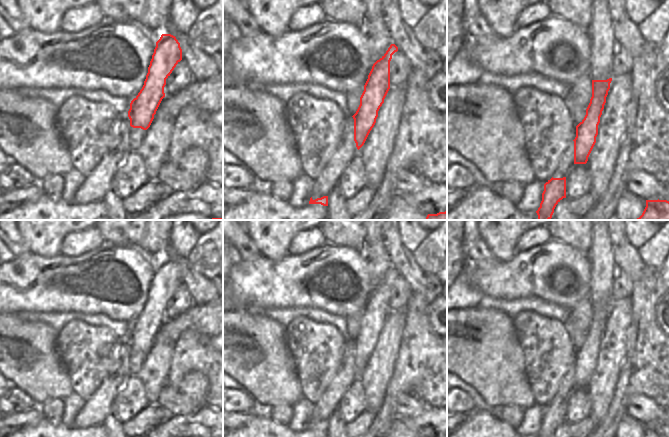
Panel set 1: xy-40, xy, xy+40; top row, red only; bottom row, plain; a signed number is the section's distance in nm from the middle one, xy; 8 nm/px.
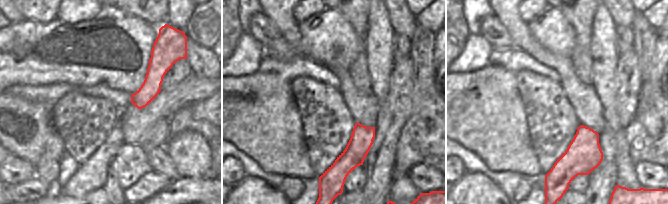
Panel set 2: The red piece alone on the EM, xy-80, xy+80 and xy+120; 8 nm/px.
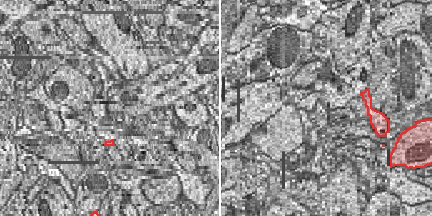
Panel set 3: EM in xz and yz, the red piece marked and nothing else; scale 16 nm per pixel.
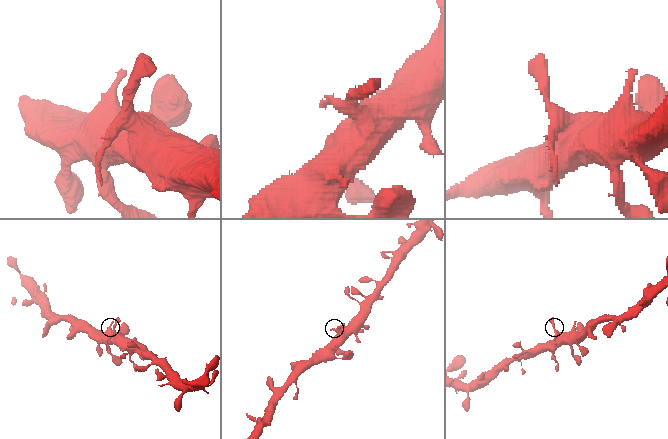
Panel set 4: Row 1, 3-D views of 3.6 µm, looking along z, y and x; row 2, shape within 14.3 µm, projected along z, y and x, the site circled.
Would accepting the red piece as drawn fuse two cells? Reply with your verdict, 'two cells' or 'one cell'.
one cell

